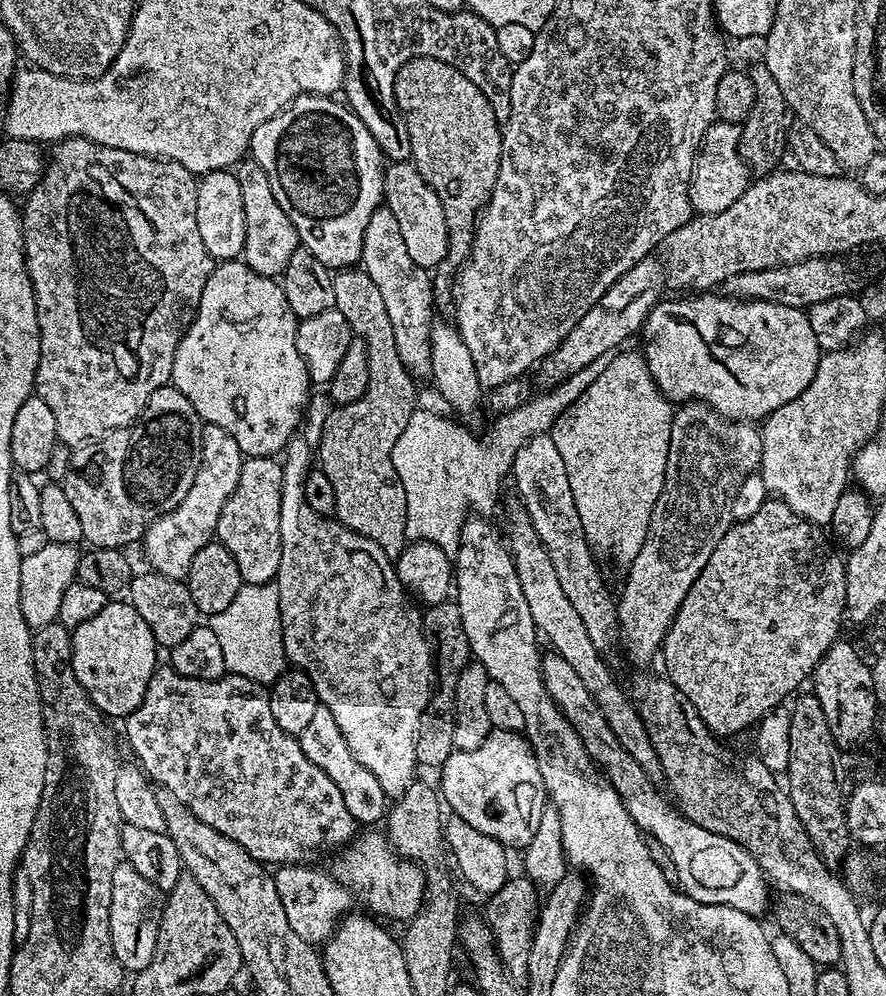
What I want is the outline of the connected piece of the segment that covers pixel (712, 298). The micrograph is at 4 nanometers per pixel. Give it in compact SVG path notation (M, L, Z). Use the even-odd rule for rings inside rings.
M708 290L703 294L681 295L684 296L681 300L661 299L659 302L653 304L648 310L648 315L642 321L642 335L644 334L642 355L644 361L648 364L652 381L654 381L657 390L660 391L660 395L665 400L669 402L699 402L707 404L719 416L724 416L728 420L763 421L764 417L769 416L770 413L782 405L789 404L794 397L802 394L802 390L806 390L806 386L814 378L814 370L818 366L822 355L822 347L820 348L821 341L814 334L814 330L810 330L805 309L769 302L767 300L737 298L731 294L719 294L720 296L715 296L716 294L715 291Z

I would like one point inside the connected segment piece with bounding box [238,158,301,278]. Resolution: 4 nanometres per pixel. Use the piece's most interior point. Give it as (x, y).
(270, 237)

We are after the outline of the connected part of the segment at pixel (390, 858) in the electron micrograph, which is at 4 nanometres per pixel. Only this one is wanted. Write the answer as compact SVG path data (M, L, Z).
M368 830L363 834L357 835L343 849L344 852L340 856L340 861L336 864L336 872L334 871L335 879L339 880L349 892L360 896L377 912L377 917L385 916L388 920L401 920L407 922L414 919L421 910L421 907L426 899L426 877L424 869L418 864L413 864L411 860L403 859L399 852L392 847L388 842L387 835L376 833L376 830Z

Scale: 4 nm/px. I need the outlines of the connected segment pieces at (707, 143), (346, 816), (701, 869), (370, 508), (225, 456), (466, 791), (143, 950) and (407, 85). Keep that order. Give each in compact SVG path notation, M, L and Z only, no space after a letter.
M717 119L709 128L704 129L696 159L692 165L692 181L688 183L688 197L692 203L693 213L701 216L718 214L726 206L734 206L738 198L748 189L750 173L747 164L740 157L739 124L727 124Z
M170 666L157 667L156 672L150 678L146 686L146 694L138 706L123 721L124 732L128 735L128 744L132 747L134 755L140 759L139 767L147 774L147 777L155 784L161 784L163 791L169 796L173 796L178 802L182 802L206 826L212 826L218 830L218 834L224 834L238 846L242 846L254 859L260 861L265 866L283 866L294 864L305 859L304 854L311 848L324 848L327 844L340 844L344 846L357 835L358 825L356 819L346 810L346 802L342 802L342 794L334 782L330 782L329 776L322 774L306 754L302 754L302 746L299 739L294 736L287 736L274 722L274 714L270 714L270 702L265 685L255 684L250 678L225 674L217 680L199 680L198 678L186 678L178 674Z
M554 650L549 651L549 656L545 655L540 661L540 673L550 698L572 724L572 729L588 751L588 757L618 794L630 818L638 825L641 833L647 834L666 850L672 863L671 871L676 872L675 883L684 895L694 898L699 904L730 906L751 916L763 917L763 912L768 908L770 885L752 855L730 838L714 834L710 830L702 830L702 826L673 811L669 801L666 798L664 801L656 790L657 785L646 774L646 770L642 770L640 763L630 754L626 754L618 738L614 738L614 730L610 730L595 698L590 690L586 690L582 678L578 678L574 666L570 666L566 658L562 658Z
M356 266L337 271L330 280L330 300L351 328L353 337L363 339L368 351L368 385L362 398L333 407L329 411L318 449L318 468L326 474L326 478L330 478L330 486L334 486L335 519L345 528L354 530L359 536L370 538L370 542L382 546L387 556L396 558L406 545L406 495L398 474L395 473L391 451L394 442L405 429L406 422L410 421L412 410L417 407L417 383L398 358L398 348L394 346L394 329L390 326L390 314L386 314L382 293L378 286L374 286L367 272Z
M203 425L200 465L194 482L173 503L169 512L160 513L142 533L144 556L152 563L149 564L151 571L161 572L166 578L175 580L187 577L194 554L198 554L202 546L213 543L222 506L226 506L226 498L230 498L230 494L234 494L234 486L238 486L238 474L244 461L238 442L234 442L222 426Z
M493 730L482 742L482 746L478 746L478 750L452 751L450 758L446 758L446 762L438 770L438 776L438 792L443 803L452 807L451 815L462 818L482 834L496 839L508 850L523 850L534 838L539 818L546 807L546 793L532 746L520 732Z
M121 862L114 870L114 882L110 882L110 938L114 946L114 954L125 973L135 974L150 966L150 958L154 958L154 946L158 942L158 926L160 925L160 909L162 894L134 866Z
M415 56L407 60L394 78L394 98L406 122L406 134L410 134L411 163L416 165L418 174L422 174L430 190L438 194L438 202L442 202L442 214L446 214L448 252L445 253L444 260L441 261L435 273L432 290L435 307L451 309L454 297L452 295L453 281L450 277L472 253L472 239L476 236L476 221L484 205L488 203L488 195L494 190L494 182L498 178L502 124L494 114L488 99L478 90L478 86L474 86L474 82L466 78L466 74L454 70L454 66L446 62L438 62L438 58Z

